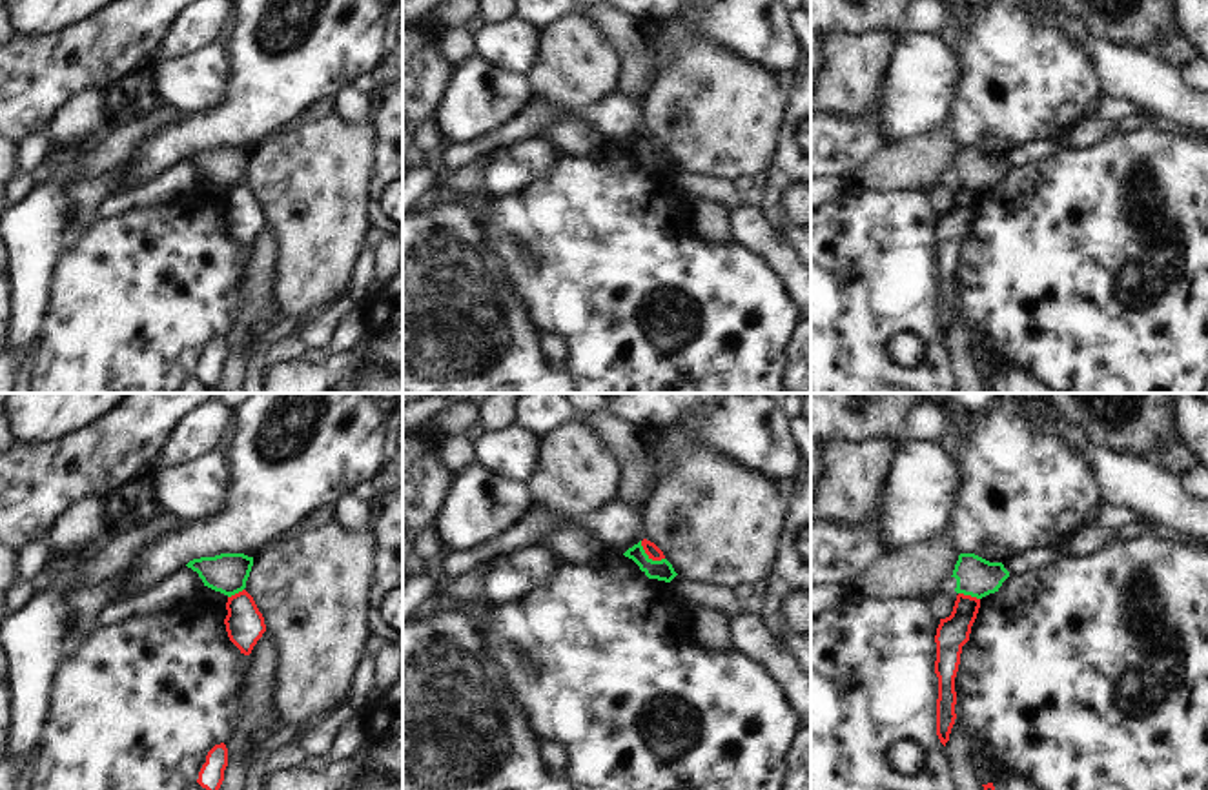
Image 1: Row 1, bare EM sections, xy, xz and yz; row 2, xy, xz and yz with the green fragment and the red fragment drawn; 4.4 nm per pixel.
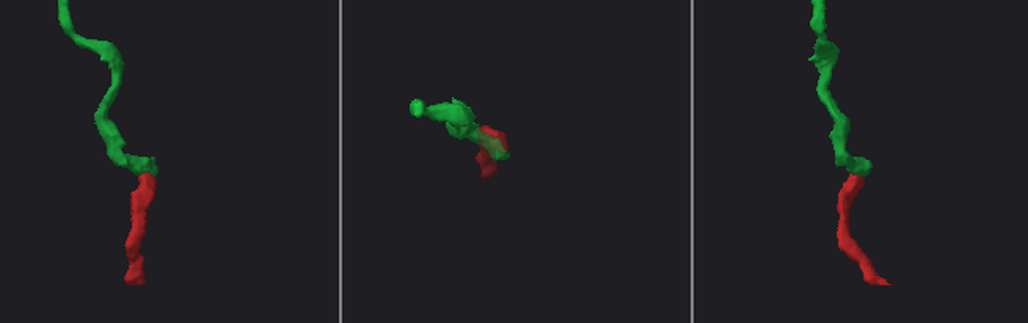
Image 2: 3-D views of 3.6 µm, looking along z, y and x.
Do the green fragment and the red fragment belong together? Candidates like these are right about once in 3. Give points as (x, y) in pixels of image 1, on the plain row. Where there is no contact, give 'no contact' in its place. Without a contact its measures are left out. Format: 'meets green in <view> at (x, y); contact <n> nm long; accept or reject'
meets green in xz at (647, 148); contact 140 nm long; reject

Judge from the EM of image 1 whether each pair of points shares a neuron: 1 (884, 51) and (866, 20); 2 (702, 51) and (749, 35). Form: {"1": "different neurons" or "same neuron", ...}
{"1": "different neurons", "2": "different neurons"}

